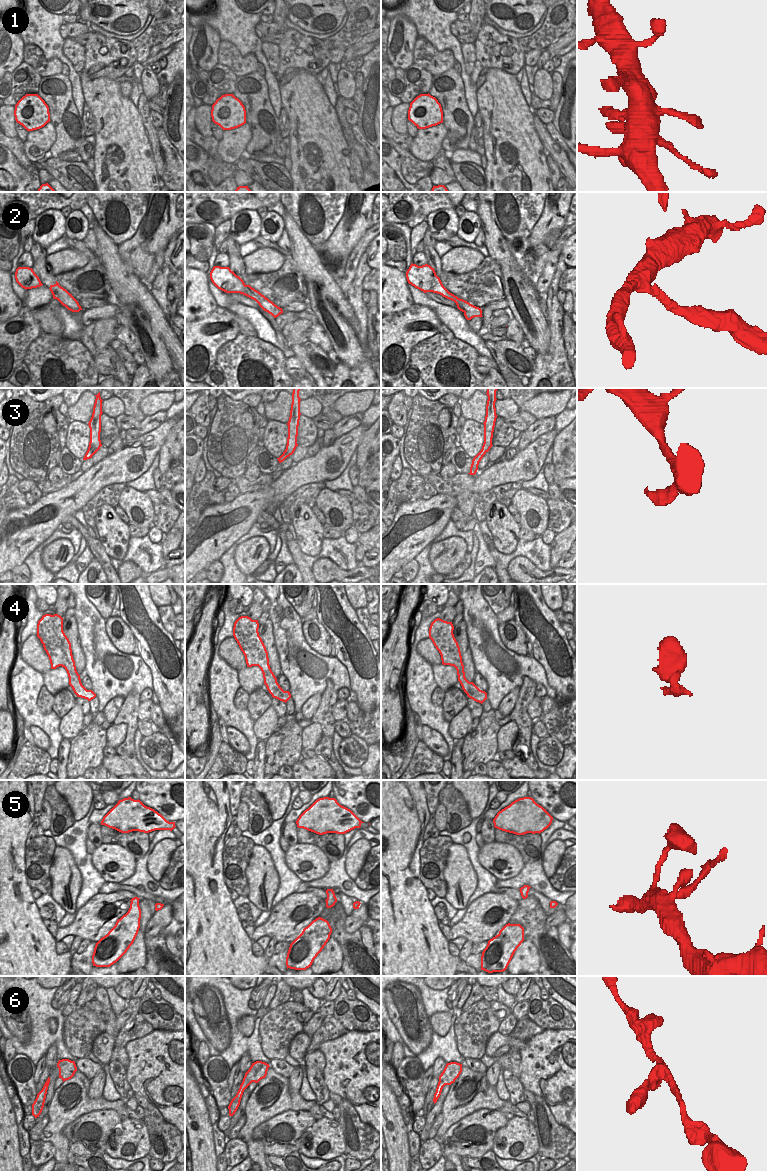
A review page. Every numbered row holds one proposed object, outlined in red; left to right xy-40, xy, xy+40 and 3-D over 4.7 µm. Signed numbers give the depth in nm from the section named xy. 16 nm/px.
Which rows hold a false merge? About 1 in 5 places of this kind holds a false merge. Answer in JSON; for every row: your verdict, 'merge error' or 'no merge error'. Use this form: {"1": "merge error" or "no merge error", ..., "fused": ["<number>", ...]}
{"1": "no merge error", "2": "merge error", "3": "no merge error", "4": "no merge error", "5": "no merge error", "6": "no merge error", "fused": ["2"]}

